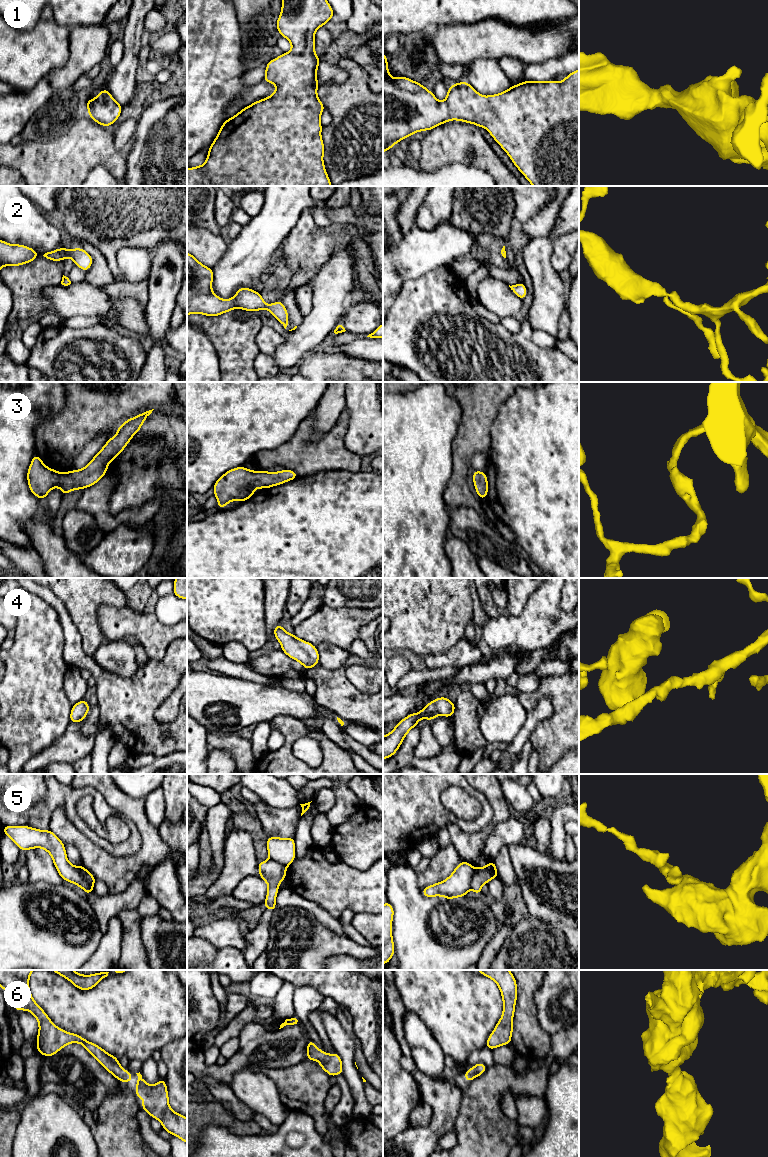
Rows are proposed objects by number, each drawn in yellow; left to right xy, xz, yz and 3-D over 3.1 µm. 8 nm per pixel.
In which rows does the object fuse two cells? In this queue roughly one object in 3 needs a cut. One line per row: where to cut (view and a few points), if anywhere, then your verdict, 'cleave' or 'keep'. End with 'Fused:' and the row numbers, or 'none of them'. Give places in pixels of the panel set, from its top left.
1: cut none; keep
2: cut none; keep
3: cut none; keep
4: cut none; keep
5: cut xy (79, 866), (79, 872), (92, 892); cleave
6: cut none; keep
Fused: 5

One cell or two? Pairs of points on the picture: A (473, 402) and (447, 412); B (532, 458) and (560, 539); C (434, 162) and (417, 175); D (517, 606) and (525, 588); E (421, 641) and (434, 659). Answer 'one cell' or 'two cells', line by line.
A: two cells
B: one cell
C: two cells
D: one cell
E: two cells

